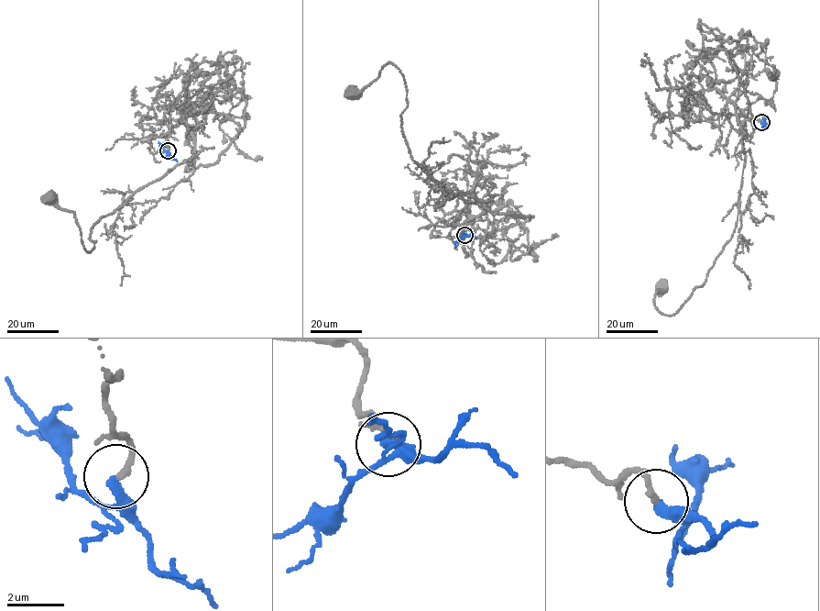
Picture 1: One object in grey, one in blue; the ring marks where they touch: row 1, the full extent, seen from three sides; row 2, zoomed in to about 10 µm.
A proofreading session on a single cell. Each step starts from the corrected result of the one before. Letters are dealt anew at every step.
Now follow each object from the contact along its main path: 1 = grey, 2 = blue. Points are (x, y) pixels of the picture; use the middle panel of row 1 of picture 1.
1: (464, 235), (460, 225), (488, 205), (416, 163), (398, 67), (386, 64), (353, 94)
2: (464, 235), (453, 243)

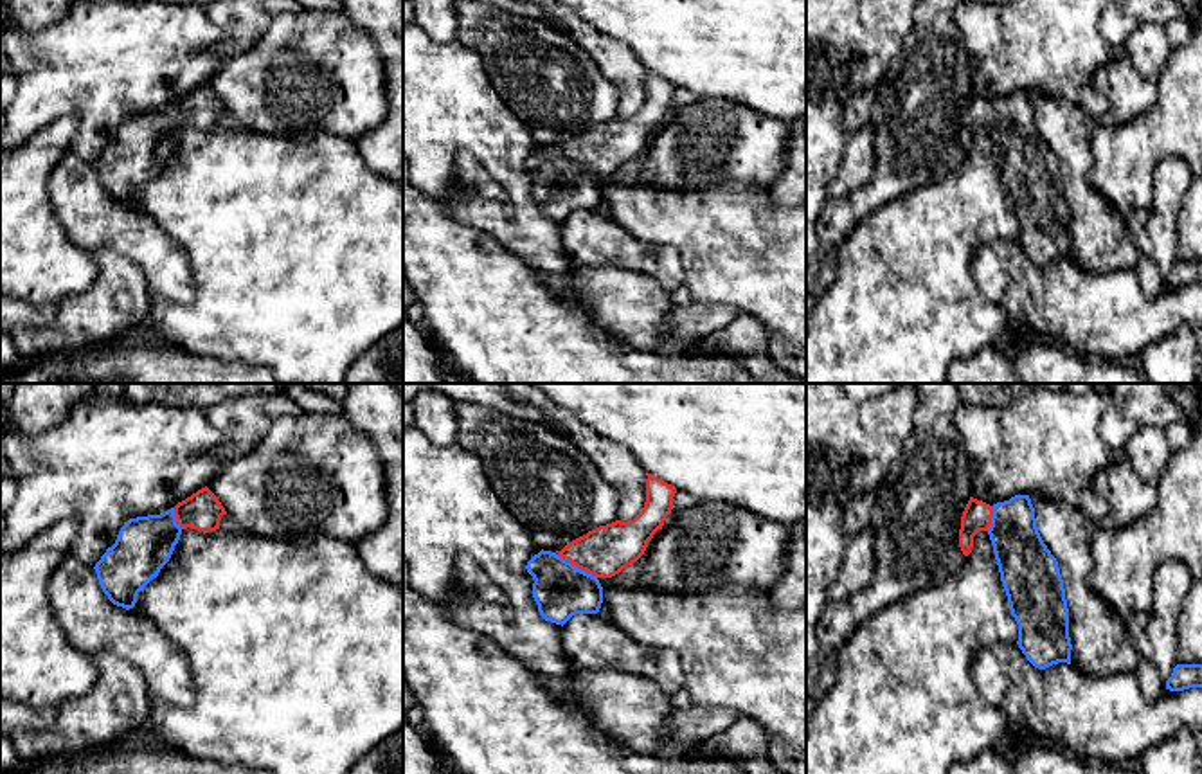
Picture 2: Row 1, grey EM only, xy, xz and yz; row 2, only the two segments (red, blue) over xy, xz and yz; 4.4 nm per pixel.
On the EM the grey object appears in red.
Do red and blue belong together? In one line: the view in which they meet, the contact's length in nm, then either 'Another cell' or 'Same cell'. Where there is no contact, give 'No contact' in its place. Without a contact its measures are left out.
Touches red in xz. Shared border 220 nm. Same cell

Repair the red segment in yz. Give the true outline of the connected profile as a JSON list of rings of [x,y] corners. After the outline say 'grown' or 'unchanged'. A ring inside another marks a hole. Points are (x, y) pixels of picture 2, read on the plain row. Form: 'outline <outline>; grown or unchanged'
outline [[[1015,92],[993,103],[970,94],[959,126],[959,144],[964,153],[972,149],[973,133],[979,128],[990,131],[1009,207],[1018,221],[1017,241],[1026,256],[1038,266],[1058,259],[1071,261],[1072,241],[1063,176],[1056,155],[1038,130],[1029,92]]]; grown

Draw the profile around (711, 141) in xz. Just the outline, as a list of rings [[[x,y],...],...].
[[[696,99],[653,137],[642,184],[698,191],[727,180],[768,189],[786,166],[788,122],[729,99]]]

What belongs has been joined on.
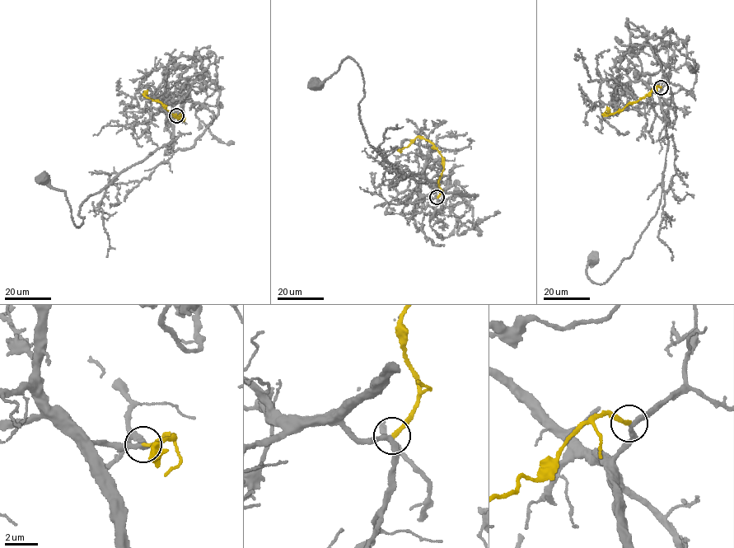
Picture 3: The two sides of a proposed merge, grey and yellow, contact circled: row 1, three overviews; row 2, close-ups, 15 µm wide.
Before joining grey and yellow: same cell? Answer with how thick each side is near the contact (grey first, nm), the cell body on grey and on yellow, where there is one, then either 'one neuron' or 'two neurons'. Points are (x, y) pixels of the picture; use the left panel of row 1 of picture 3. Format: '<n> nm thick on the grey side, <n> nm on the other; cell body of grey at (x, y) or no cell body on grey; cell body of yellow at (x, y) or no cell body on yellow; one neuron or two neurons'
280 nm thick on the grey side, 240 nm on the other; cell body of grey at (42, 180); no cell body on yellow; two neurons

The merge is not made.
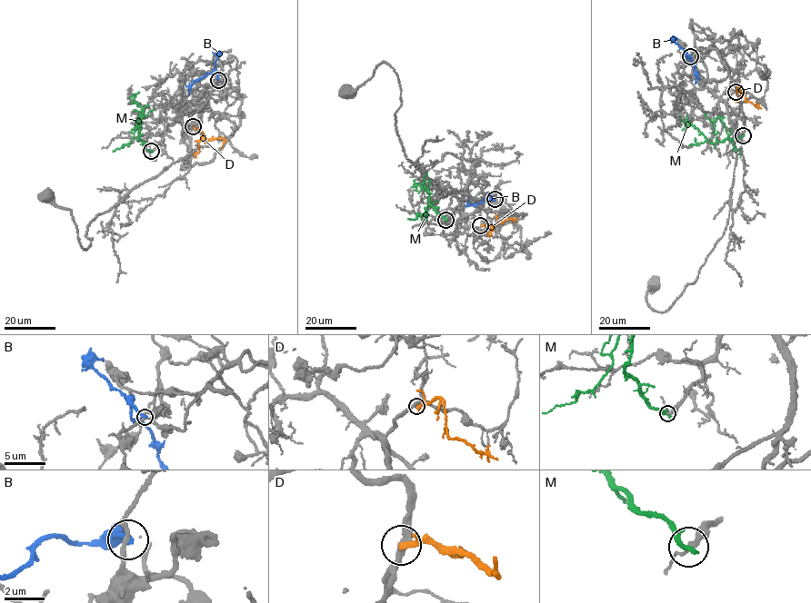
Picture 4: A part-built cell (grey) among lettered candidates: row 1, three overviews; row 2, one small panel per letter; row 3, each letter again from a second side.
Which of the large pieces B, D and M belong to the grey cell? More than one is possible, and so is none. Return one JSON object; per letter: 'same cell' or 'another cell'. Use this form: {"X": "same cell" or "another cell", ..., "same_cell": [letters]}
{"B": "another cell", "D": "another cell", "M": "another cell", "same_cell": []}

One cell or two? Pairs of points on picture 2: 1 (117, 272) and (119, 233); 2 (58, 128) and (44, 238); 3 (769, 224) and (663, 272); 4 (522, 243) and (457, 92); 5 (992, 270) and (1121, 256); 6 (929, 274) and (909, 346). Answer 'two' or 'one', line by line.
1: two
2: one
3: two
4: one
5: two
6: one

